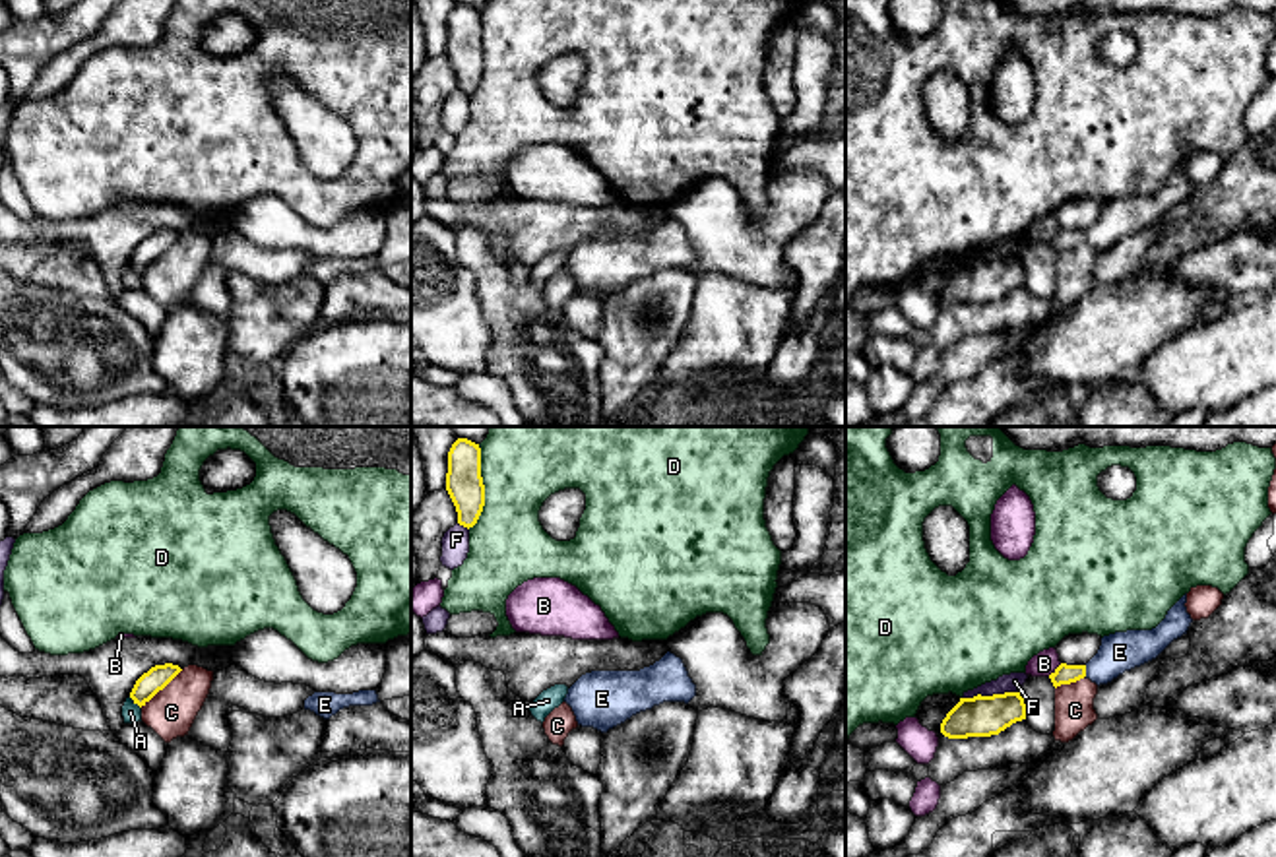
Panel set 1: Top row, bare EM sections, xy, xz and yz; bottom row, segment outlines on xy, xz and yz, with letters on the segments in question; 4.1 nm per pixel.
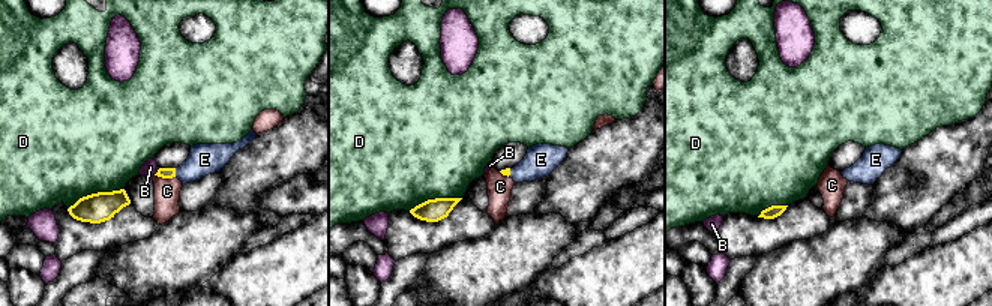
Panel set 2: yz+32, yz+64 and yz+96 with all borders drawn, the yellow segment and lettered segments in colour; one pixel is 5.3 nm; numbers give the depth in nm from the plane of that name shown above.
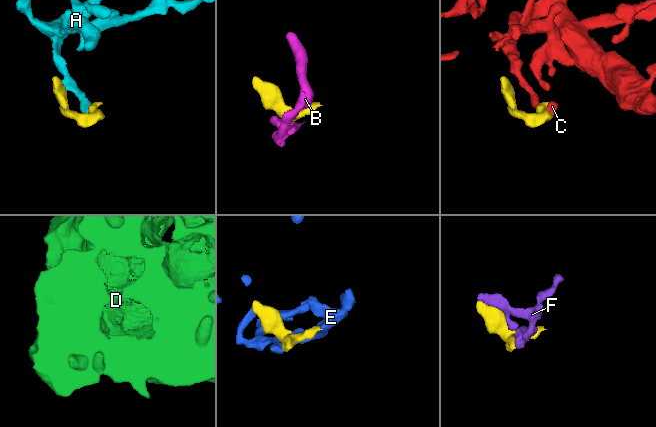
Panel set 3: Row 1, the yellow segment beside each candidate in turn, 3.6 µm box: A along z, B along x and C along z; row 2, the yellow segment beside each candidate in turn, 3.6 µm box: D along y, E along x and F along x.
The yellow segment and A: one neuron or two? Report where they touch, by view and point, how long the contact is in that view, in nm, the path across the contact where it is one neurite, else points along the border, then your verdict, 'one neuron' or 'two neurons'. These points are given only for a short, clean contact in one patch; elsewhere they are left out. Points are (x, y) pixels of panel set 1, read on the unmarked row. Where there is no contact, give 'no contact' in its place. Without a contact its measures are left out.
meets yellow in xy at (134, 268); contact 80 nm long; border along xy (128, 262), (140, 274); two neurons

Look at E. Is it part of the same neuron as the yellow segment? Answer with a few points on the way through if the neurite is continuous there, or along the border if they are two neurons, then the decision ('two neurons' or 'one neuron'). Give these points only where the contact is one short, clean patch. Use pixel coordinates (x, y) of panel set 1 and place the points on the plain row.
way yz (1065, 239), (1084, 237), (1104, 233), (1119, 218); one neuron

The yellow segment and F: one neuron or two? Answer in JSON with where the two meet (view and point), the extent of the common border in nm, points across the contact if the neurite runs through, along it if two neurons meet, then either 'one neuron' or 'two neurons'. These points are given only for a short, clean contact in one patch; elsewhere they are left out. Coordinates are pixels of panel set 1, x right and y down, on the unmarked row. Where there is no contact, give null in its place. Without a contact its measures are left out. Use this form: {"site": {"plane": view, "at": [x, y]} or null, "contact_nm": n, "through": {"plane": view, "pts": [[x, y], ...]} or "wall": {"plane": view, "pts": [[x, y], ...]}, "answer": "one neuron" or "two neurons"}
{"site": {"plane": "yz", "at": [989, 262]}, "contact_nm": 240, "answer": "two neurons"}

